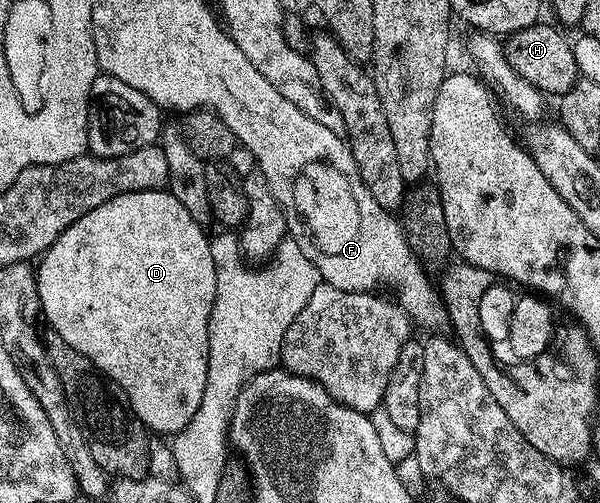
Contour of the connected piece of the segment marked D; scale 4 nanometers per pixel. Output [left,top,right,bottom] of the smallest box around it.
[35,188,216,435]

